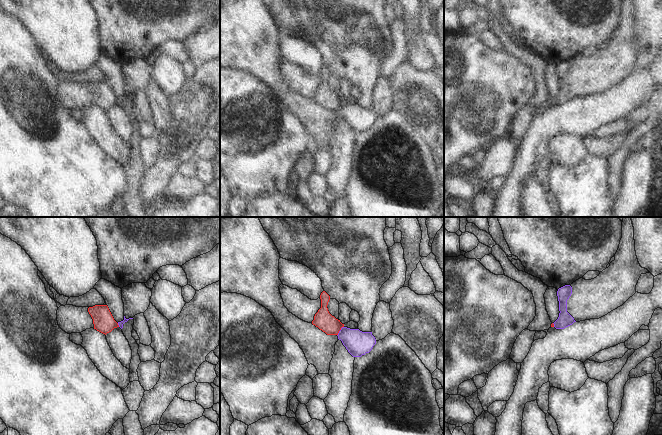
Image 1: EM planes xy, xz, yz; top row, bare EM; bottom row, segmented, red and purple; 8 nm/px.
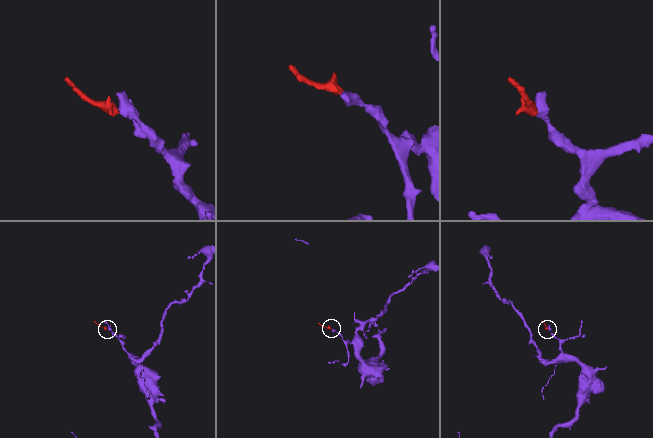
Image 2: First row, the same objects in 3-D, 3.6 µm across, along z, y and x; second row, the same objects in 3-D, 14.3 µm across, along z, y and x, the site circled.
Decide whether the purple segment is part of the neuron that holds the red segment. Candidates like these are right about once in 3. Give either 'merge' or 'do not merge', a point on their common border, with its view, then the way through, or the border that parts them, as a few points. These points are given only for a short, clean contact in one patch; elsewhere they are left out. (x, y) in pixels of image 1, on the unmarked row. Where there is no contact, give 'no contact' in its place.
merge | xz (339, 106) | across xz (323, 95), (339, 106), (358, 119)

